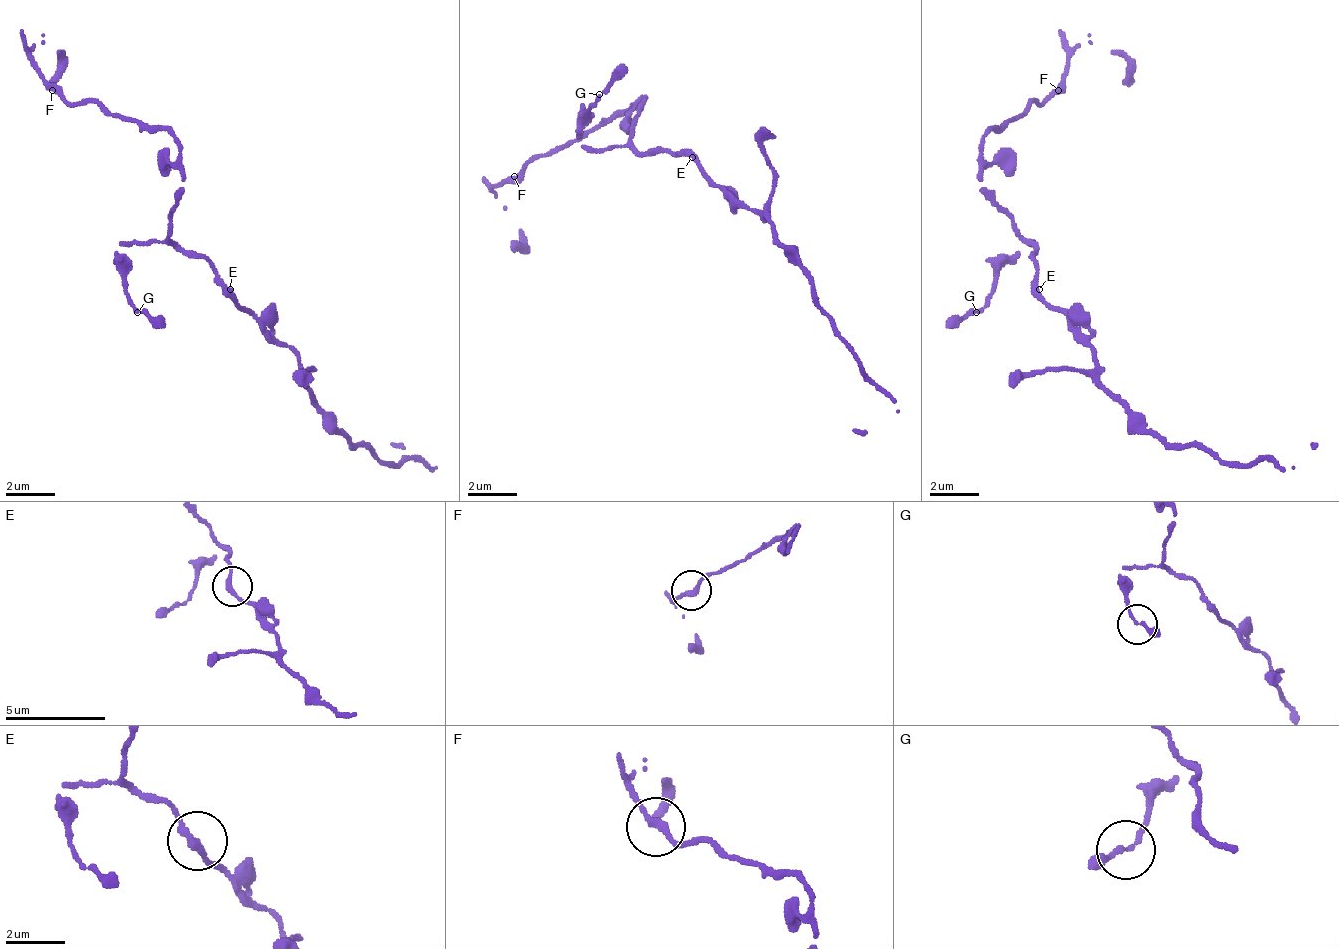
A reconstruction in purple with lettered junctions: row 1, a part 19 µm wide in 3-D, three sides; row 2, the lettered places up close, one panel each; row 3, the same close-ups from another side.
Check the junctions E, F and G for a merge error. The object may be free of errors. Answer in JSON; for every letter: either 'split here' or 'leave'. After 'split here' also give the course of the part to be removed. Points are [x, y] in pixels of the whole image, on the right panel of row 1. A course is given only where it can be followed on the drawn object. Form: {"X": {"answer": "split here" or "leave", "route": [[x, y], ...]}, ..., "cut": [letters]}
{"E": {"answer": "leave"}, "F": {"answer": "leave"}, "G": {"answer": "leave"}, "cut": []}

